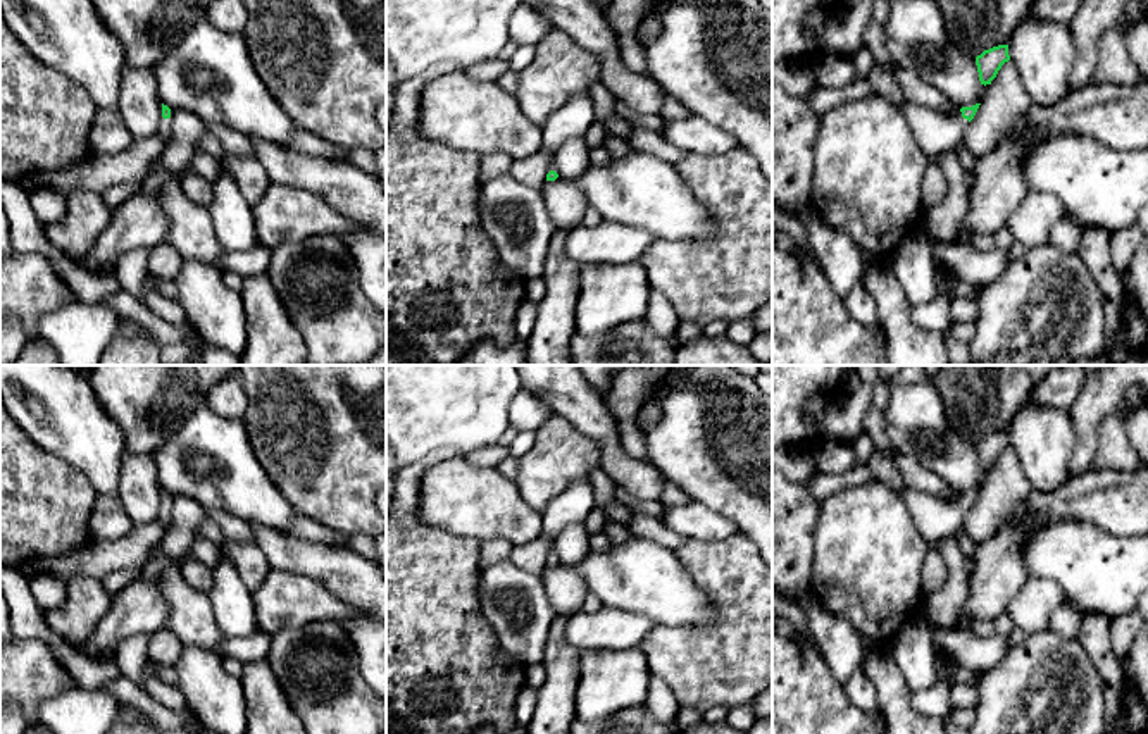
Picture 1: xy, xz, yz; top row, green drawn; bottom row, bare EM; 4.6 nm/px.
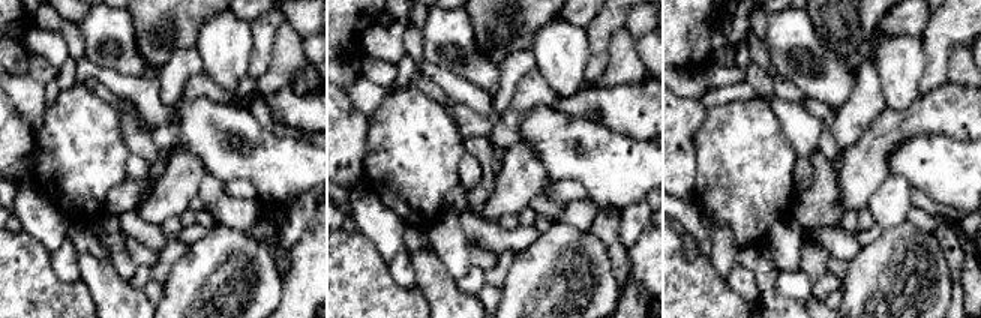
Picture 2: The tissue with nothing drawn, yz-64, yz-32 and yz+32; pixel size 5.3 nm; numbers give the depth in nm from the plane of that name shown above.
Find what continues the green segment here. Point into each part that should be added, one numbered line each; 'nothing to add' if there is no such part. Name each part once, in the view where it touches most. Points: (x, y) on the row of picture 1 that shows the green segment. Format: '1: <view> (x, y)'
1: yz (936, 133)

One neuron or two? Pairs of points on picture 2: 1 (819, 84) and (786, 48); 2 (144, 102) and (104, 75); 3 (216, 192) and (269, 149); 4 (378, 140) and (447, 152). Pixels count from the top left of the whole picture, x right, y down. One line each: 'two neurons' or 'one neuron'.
1: one neuron
2: one neuron
3: two neurons
4: one neuron

